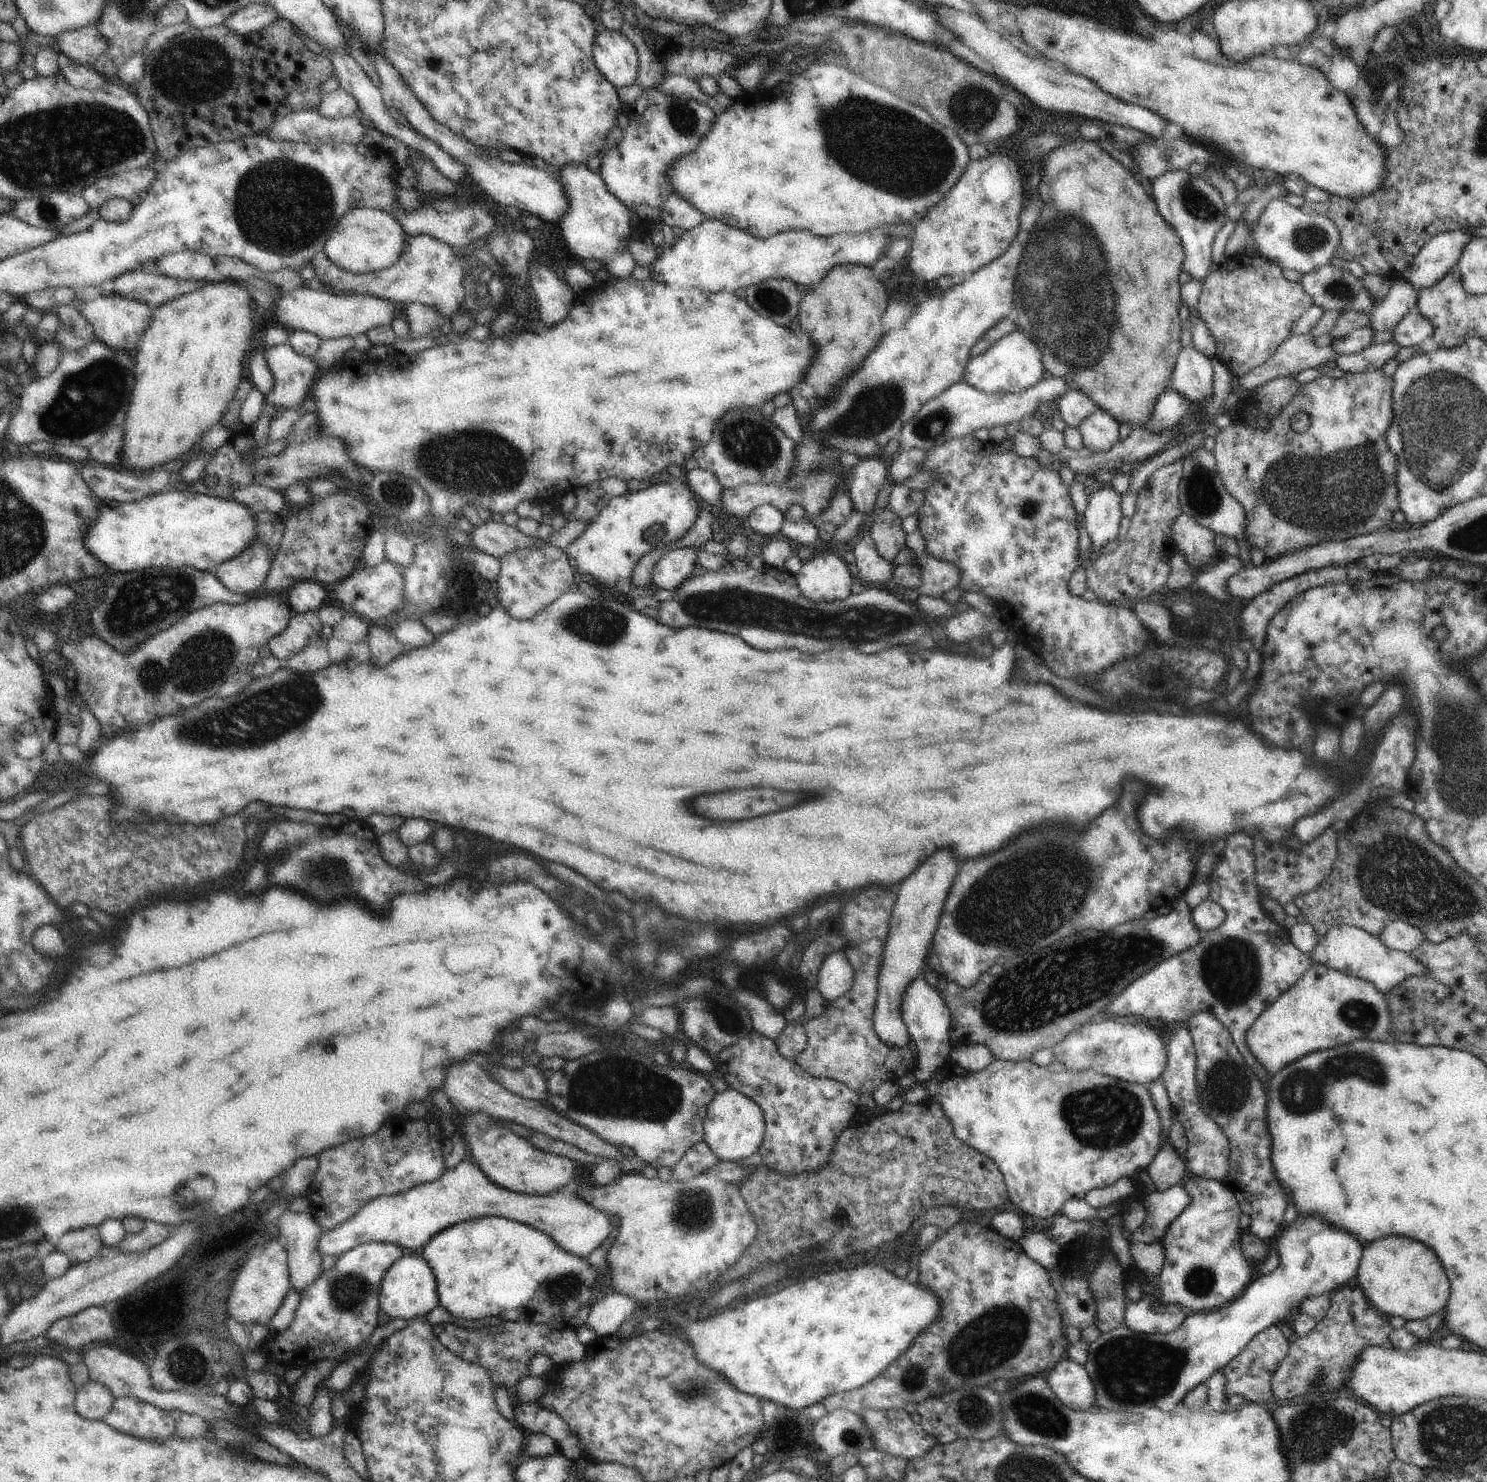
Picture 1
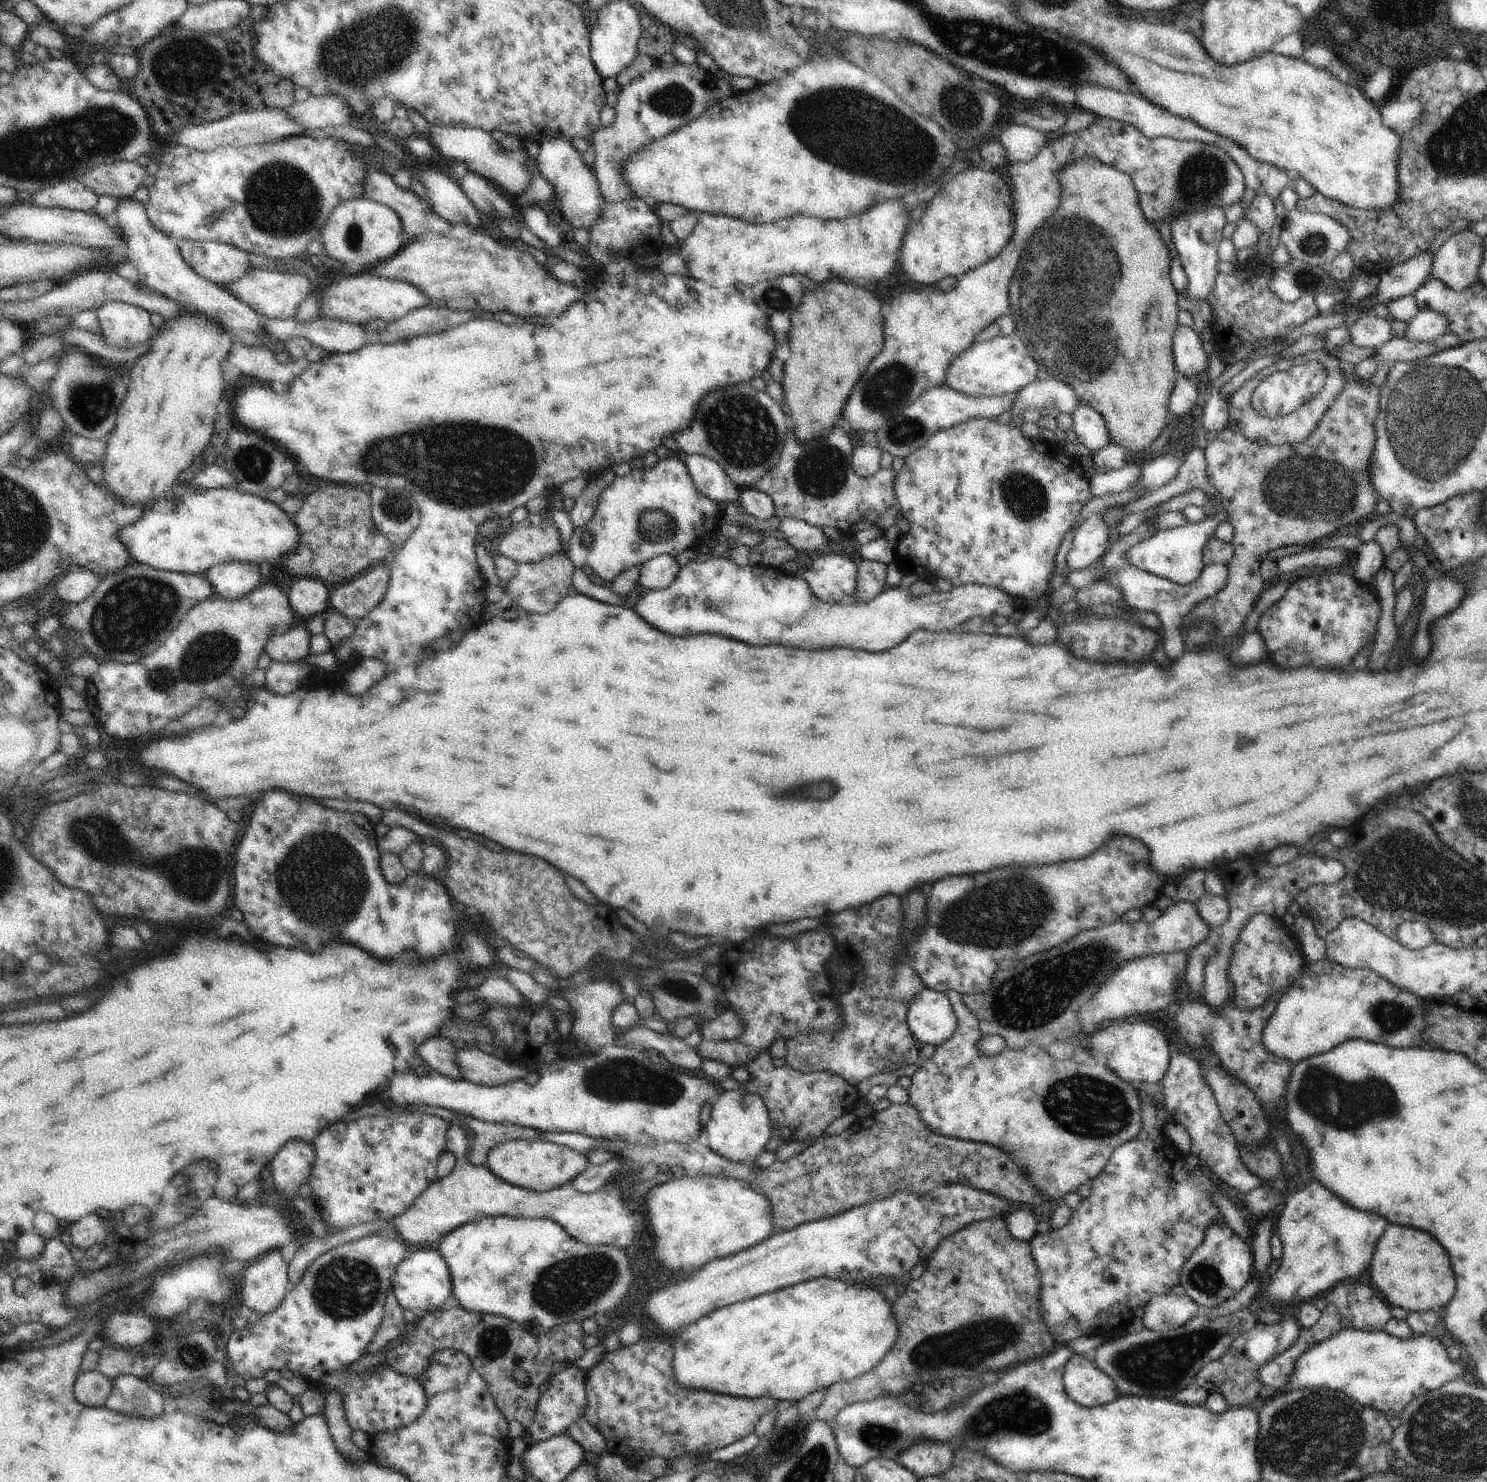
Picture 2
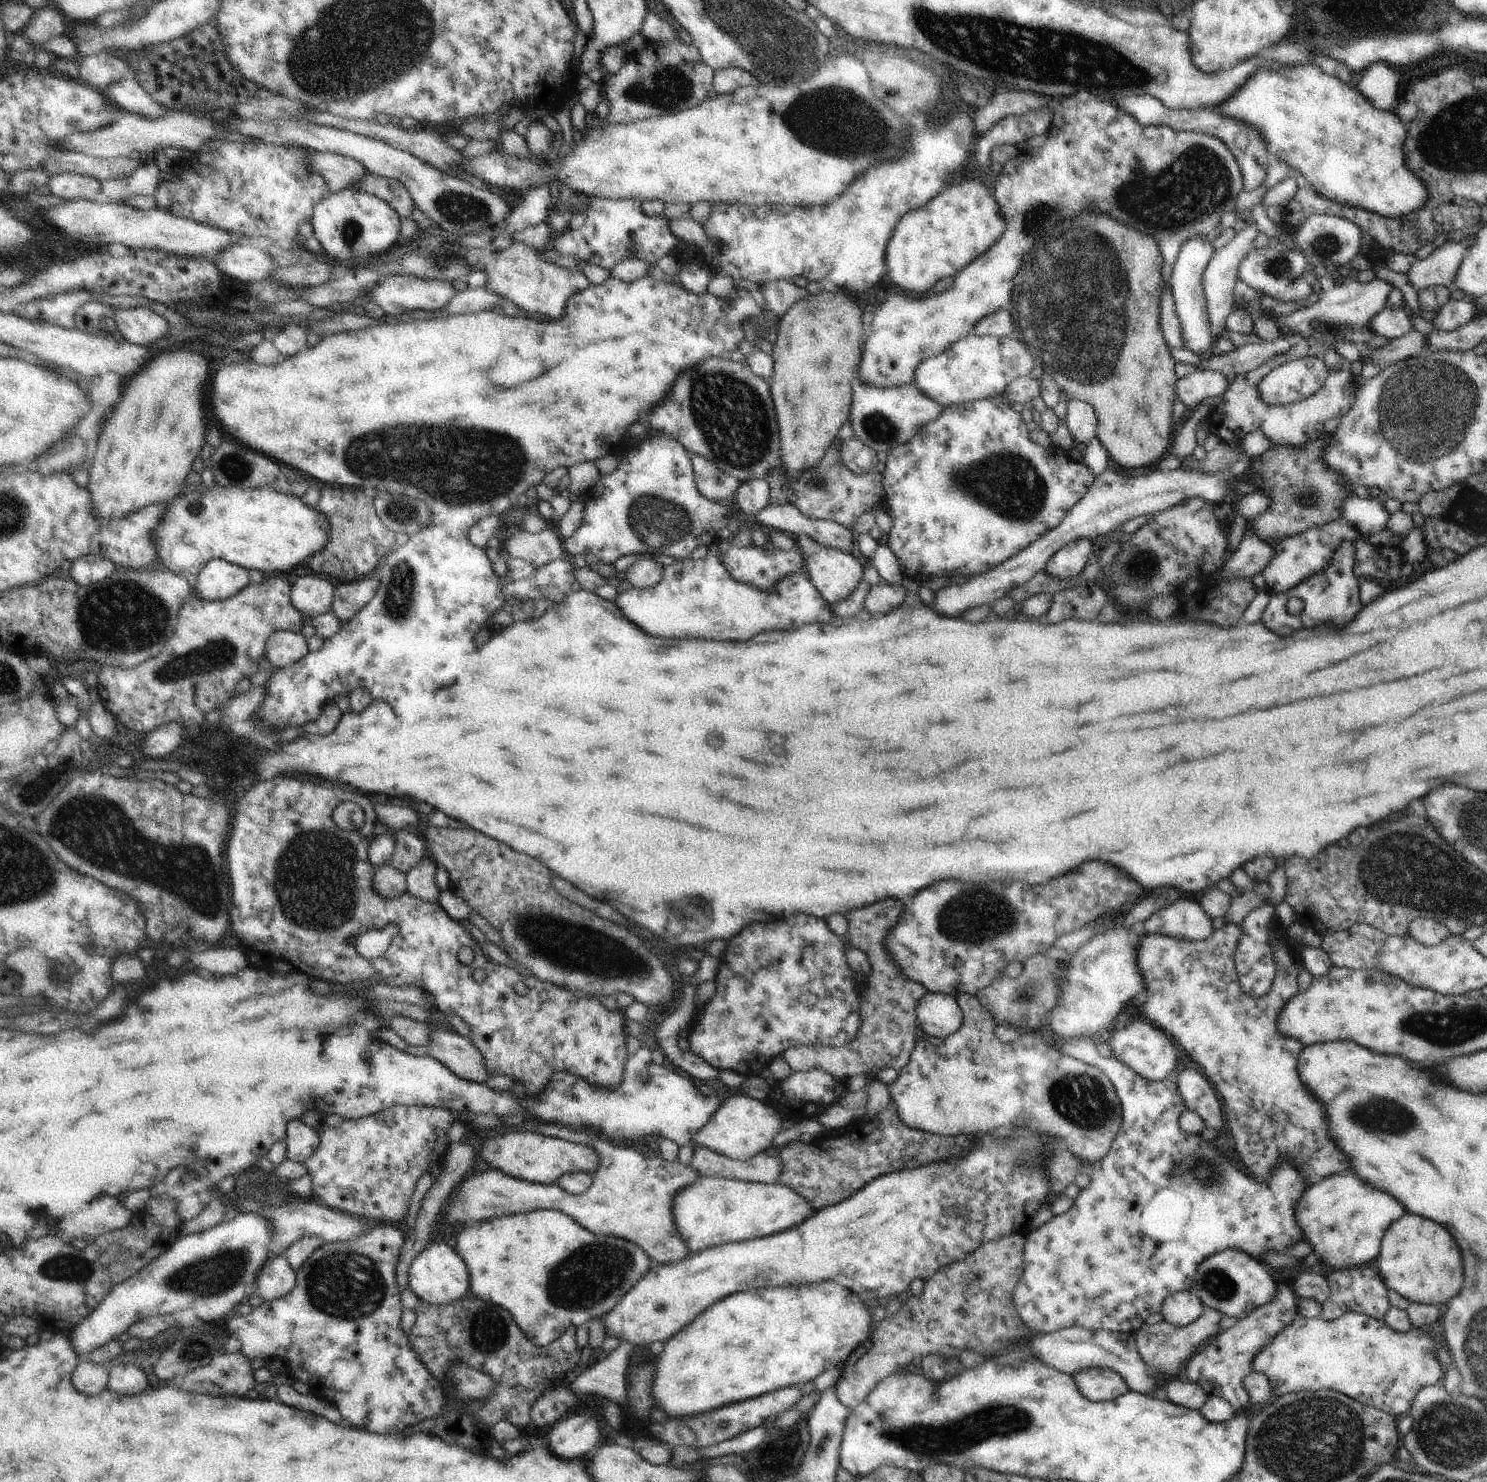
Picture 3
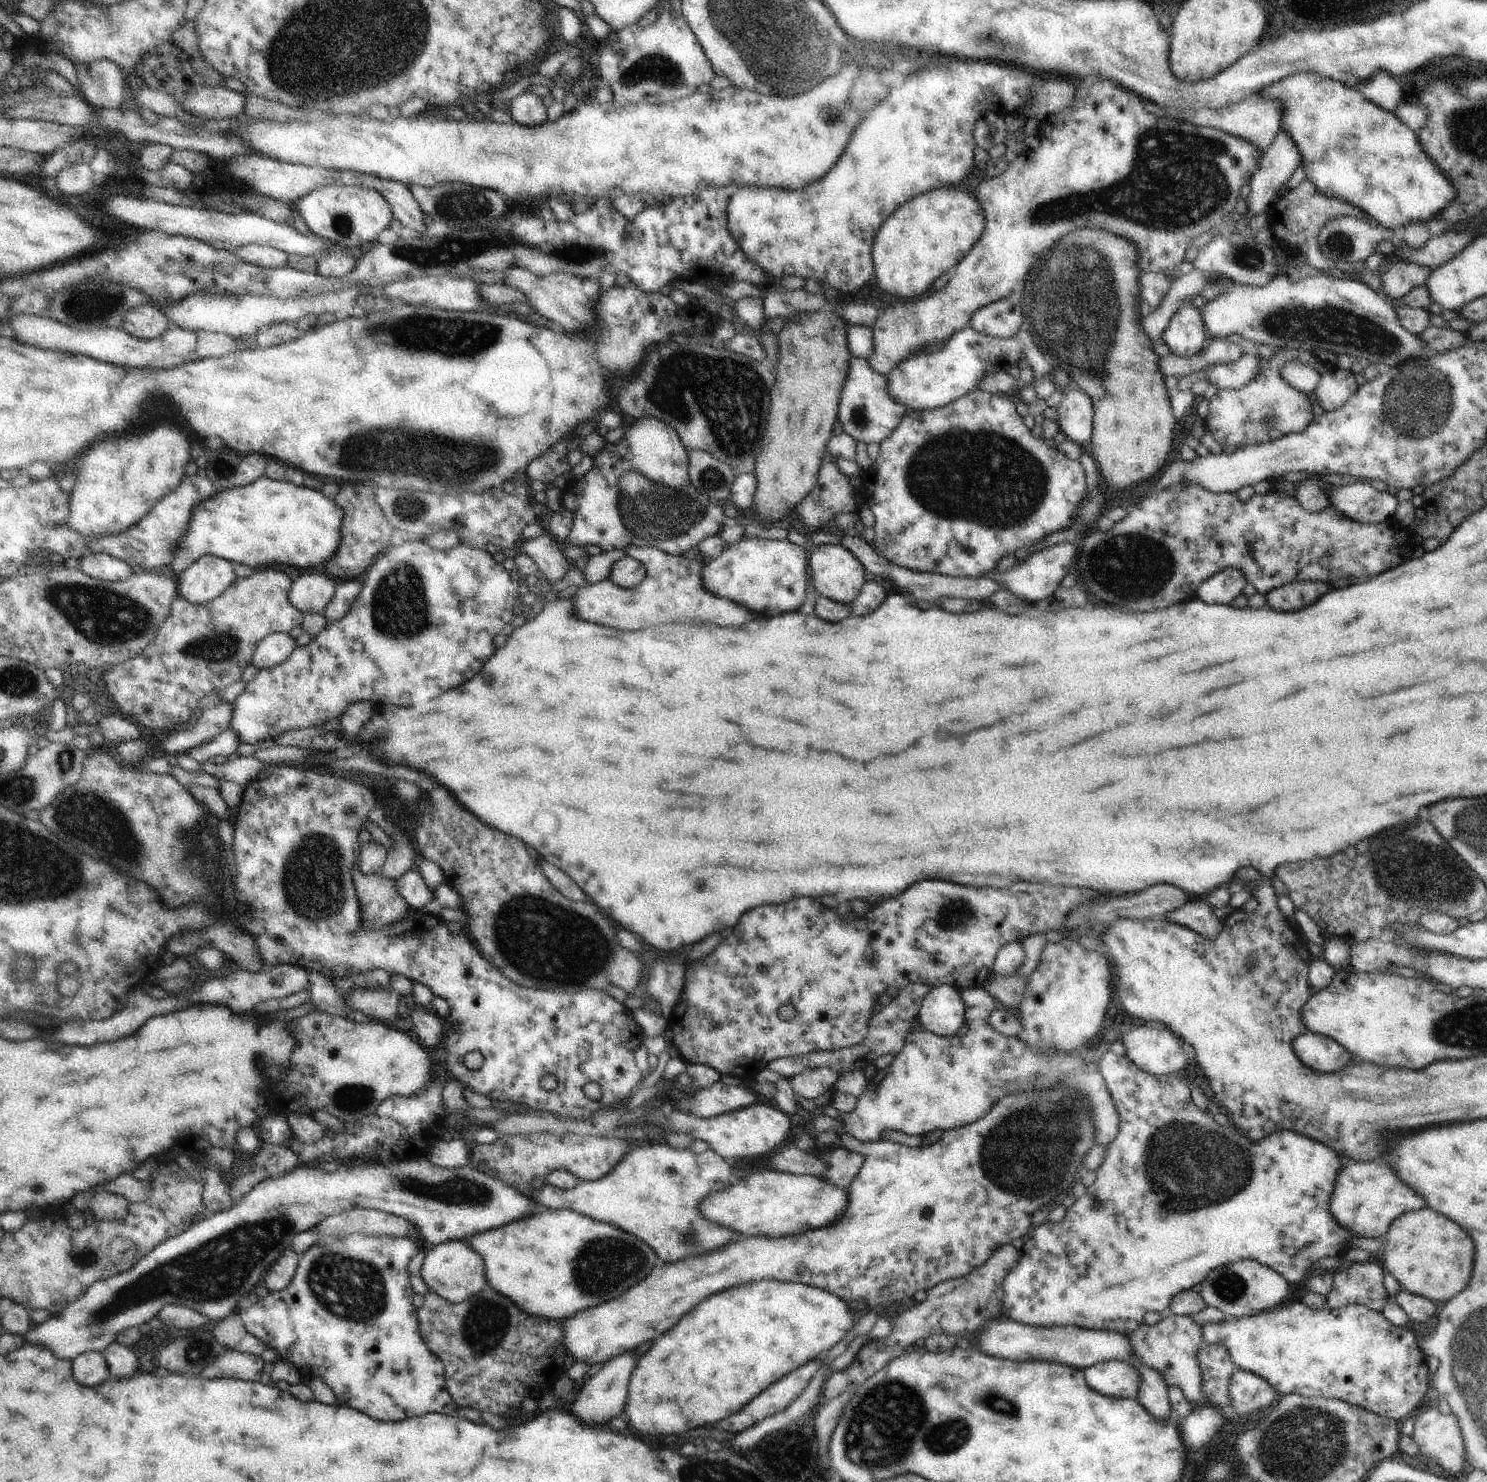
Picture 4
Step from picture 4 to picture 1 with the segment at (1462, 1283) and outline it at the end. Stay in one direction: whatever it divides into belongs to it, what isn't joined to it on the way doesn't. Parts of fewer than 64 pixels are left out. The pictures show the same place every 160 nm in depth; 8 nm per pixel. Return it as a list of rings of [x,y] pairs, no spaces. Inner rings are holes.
[[[1390,1236],[1384,1240],[1378,1240],[1364,1248],[1364,1260],[1358,1272],[1359,1281],[1363,1293],[1380,1312],[1388,1316],[1402,1316],[1407,1321],[1421,1321],[1428,1318],[1434,1312],[1440,1312],[1446,1308],[1448,1296],[1450,1296],[1450,1284],[1446,1278],[1446,1272],[1438,1260],[1438,1256],[1422,1242],[1410,1242],[1406,1246],[1406,1238],[1402,1236]]]

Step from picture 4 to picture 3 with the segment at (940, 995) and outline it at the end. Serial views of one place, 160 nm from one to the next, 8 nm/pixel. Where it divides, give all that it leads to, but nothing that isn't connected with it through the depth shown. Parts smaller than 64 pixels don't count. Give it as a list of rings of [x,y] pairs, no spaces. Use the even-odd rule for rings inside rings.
[[[927,992],[916,1008],[918,1031],[927,1038],[947,1038],[964,1023],[956,997],[944,992]]]

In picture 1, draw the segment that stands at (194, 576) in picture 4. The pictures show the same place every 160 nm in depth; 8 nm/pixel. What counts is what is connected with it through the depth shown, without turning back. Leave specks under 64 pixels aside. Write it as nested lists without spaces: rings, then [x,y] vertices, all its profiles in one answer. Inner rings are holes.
[[[264,538],[254,539],[238,556],[230,557],[214,570],[228,590],[245,595],[264,584],[277,555],[262,540]]]

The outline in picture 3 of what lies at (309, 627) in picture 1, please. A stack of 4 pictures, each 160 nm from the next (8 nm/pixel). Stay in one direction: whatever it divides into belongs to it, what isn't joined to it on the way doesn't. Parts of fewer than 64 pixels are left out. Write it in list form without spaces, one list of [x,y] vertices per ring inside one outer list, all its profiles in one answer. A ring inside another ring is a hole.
[[[274,632],[266,642],[264,653],[272,666],[284,669],[309,654],[307,639],[301,633]]]

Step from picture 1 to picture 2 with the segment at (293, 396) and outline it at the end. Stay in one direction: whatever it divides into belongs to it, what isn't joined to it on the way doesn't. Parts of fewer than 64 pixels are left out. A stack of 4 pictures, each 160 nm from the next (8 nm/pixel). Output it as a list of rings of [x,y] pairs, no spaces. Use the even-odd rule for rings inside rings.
[[[122,200],[118,204],[115,212],[115,220],[124,238],[128,240],[127,248],[123,253],[127,260],[132,260],[132,263],[138,268],[139,282],[142,282],[149,289],[160,292],[168,298],[176,300],[178,304],[186,306],[186,308],[193,308],[196,311],[204,313],[206,316],[217,320],[220,324],[226,327],[226,330],[233,334],[235,340],[254,346],[254,344],[264,344],[266,348],[272,350],[273,355],[276,352],[286,351],[284,343],[272,342],[266,334],[264,334],[264,326],[260,324],[258,314],[250,309],[248,304],[237,300],[231,296],[223,288],[198,276],[180,255],[179,248],[174,245],[171,240],[162,232],[158,232],[152,222],[148,220],[147,210],[144,204],[133,200]]]

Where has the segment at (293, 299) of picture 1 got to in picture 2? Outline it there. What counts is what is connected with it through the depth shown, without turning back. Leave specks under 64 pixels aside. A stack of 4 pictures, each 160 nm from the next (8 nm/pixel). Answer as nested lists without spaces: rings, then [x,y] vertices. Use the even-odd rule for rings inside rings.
[[[366,271],[354,272],[348,278],[344,277],[338,284],[328,284],[323,288],[320,302],[318,302],[322,318],[334,318],[334,320],[344,320],[344,322],[366,326],[376,318],[385,320],[389,325],[430,302],[414,285],[404,281],[373,277],[366,274]]]

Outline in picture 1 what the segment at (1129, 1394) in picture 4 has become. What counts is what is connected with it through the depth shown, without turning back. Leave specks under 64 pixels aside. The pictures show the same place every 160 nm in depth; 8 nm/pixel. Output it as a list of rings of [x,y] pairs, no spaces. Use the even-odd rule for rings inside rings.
[[[1065,1355],[1045,1374],[1051,1391],[1070,1410],[1088,1410],[1094,1405],[1094,1387],[1084,1365]]]

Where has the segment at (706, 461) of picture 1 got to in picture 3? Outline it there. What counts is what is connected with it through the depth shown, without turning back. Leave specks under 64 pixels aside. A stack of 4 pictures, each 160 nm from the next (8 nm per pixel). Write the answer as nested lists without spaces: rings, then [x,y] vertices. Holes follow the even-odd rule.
[[[726,357],[712,358],[698,368],[692,368],[678,380],[674,392],[666,398],[662,408],[654,408],[650,414],[654,431],[677,440],[691,455],[702,455],[713,462],[720,470],[745,482],[750,478],[766,478],[780,462],[780,434],[774,414],[770,384],[752,374],[752,370],[740,362],[726,360]]]

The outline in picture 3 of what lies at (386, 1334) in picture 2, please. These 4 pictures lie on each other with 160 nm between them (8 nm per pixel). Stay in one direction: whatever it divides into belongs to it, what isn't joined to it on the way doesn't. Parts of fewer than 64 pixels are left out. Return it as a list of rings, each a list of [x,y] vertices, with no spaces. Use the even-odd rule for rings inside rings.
[[[450,1143],[449,1150],[447,1151],[444,1159],[445,1165],[441,1174],[435,1178],[435,1182],[430,1186],[430,1190],[426,1192],[422,1206],[420,1206],[420,1212],[418,1212],[418,1218],[416,1218],[416,1226],[414,1226],[414,1232],[410,1232],[410,1236],[406,1235],[405,1244],[400,1250],[398,1266],[396,1266],[396,1284],[398,1284],[398,1290],[402,1294],[406,1284],[408,1284],[408,1272],[410,1270],[411,1263],[414,1258],[426,1249],[426,1242],[430,1240],[430,1232],[434,1232],[432,1228],[438,1224],[438,1214],[441,1213],[441,1209],[445,1204],[445,1201],[449,1198],[449,1195],[456,1188],[456,1184],[462,1181],[462,1178],[472,1171],[474,1164],[476,1164],[476,1156],[478,1156],[478,1150],[474,1149],[465,1143]]]

